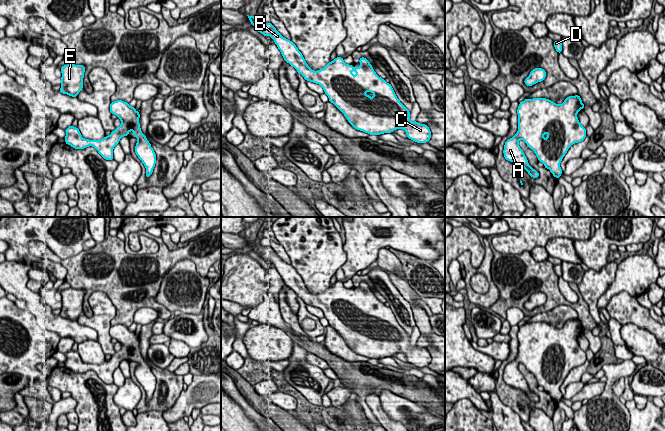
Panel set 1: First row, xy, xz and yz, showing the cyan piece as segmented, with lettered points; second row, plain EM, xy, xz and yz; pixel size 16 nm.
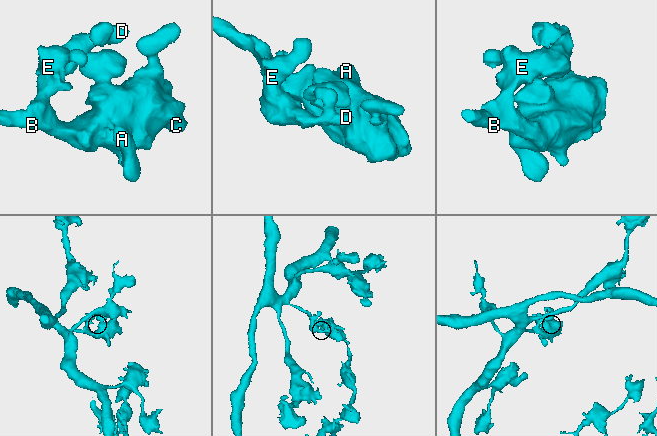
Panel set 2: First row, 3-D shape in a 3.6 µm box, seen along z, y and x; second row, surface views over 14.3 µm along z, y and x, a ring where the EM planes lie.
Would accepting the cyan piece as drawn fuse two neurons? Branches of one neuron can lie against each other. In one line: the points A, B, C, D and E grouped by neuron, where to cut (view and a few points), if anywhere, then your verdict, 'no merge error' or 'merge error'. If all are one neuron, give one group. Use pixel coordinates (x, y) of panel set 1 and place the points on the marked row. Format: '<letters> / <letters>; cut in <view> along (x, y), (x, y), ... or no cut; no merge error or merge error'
A B C D E; no cut; no merge error

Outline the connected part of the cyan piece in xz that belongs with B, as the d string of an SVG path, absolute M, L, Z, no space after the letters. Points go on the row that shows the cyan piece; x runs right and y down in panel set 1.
M247 16L252 26L258 32L266 37L270 36L274 40L287 63L294 67L306 81L319 84L324 89L329 102L333 103L344 114L348 122L355 129L370 135L392 133L394 130L404 129L407 138L416 143L427 143L430 140L432 134L429 127L417 121L410 121L410 111L397 98L391 84L376 74L372 65L365 57L360 58L359 63L361 65L359 67L354 68L352 64L346 64L342 57L336 57L324 68L313 71L306 63L296 45L284 38L271 22L264 23L261 20L257 21L255 16Z

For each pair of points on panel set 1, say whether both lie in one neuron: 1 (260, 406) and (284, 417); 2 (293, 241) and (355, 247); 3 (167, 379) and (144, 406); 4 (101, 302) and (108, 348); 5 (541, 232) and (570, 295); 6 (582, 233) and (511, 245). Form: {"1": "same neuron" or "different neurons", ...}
{"1": "same neuron", "2": "different neurons", "3": "same neuron", "4": "same neuron", "5": "different neurons", "6": "same neuron"}

